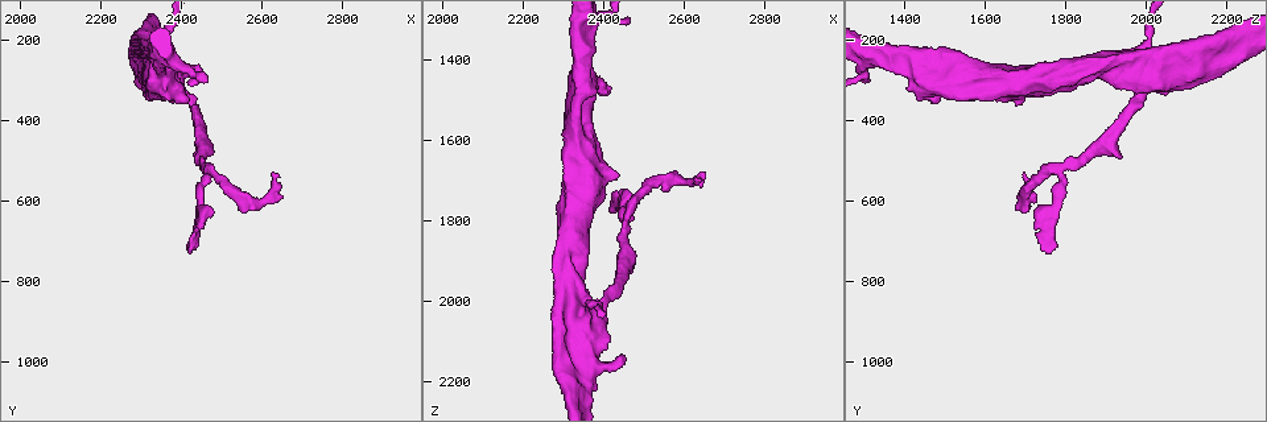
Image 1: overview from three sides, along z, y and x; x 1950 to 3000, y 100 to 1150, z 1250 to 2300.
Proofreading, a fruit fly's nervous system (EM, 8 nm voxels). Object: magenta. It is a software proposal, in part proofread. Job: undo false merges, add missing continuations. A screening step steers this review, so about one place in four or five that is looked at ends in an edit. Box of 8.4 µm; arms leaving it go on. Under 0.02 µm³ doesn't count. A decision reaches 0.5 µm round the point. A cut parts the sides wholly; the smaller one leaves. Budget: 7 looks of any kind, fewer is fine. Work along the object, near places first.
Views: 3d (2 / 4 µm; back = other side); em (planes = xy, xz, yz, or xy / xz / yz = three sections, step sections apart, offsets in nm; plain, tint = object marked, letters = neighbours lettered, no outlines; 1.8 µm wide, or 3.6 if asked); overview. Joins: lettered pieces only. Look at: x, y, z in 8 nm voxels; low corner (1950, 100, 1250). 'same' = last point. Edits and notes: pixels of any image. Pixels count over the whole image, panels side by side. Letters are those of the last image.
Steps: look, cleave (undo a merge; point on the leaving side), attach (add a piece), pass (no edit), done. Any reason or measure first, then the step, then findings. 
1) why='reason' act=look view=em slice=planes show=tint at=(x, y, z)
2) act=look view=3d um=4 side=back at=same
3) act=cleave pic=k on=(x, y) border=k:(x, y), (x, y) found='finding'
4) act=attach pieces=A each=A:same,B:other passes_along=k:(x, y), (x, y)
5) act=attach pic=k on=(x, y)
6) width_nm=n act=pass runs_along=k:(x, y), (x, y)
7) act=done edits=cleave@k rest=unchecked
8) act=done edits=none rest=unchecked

why='branch stops here' act=look view=em slice=planes show=tint at=(2625, 535, 1705)

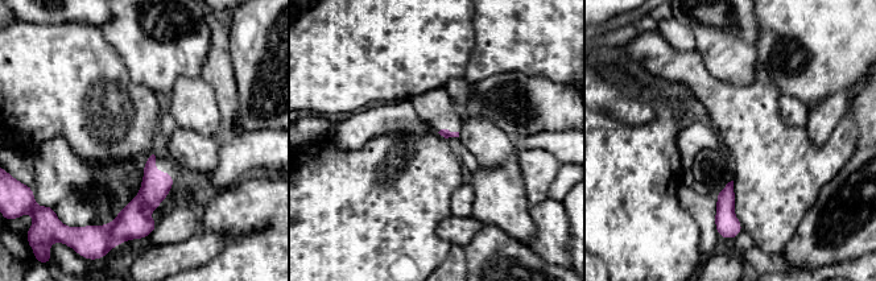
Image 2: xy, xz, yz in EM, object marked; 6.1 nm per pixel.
act=look view=em slice=planes show=letters at=same

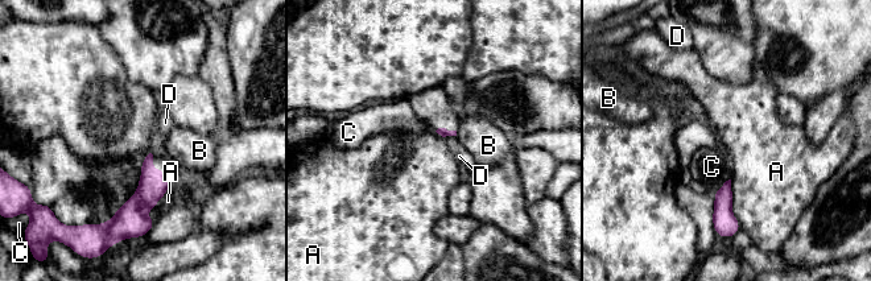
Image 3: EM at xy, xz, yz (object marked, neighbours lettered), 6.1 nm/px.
act=pass each=A:other,B:other,C:other,D:other border=3:(730, 180), (731, 213), (742, 228) found='none of them fits'

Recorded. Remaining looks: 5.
why='an open end' act=look view=em slice=yz step=4 show=tint at=(2420, 355, 1670)

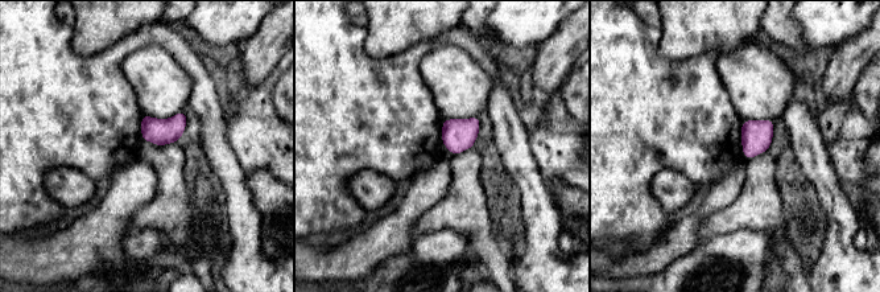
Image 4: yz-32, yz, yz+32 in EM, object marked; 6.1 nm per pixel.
why='another direction' act=look view=em slice=planes show=letters at=same

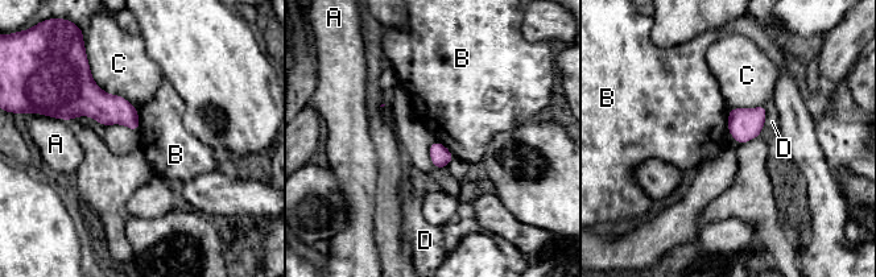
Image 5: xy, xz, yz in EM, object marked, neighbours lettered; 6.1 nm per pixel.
longest_contact=C:420nm act=pass each=A:other,B:other,C:other,D:other border=5:(730, 108), (727, 119), (728, 133) found='none of them fits'

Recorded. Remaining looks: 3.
why='looks like a crossing' act=look view=em um=3.6 slice=planes show=tint at=(2340, 255, 2005)

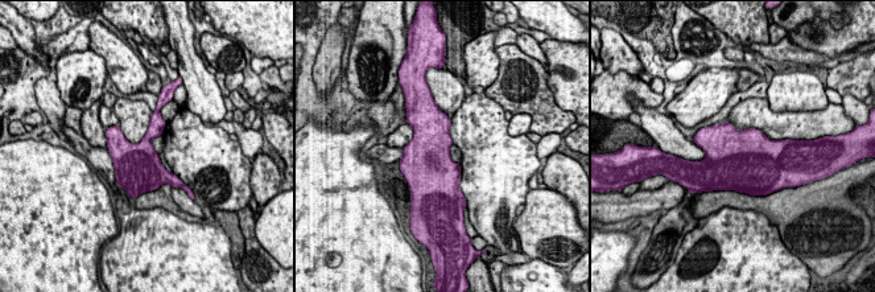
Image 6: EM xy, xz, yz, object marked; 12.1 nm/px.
act=look view=em um=3.6 slice=planes show=letters at=same

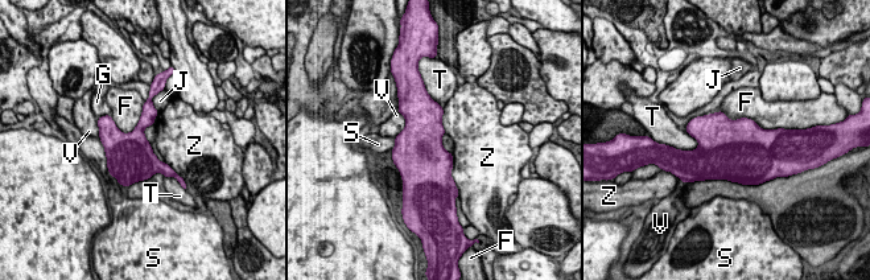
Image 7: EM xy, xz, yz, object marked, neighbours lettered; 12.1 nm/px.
act=pass each=F:other,G:other,J:other,S:other,T:other,V:other,Z:other border=7:(717, 111), (775, 130) found='one cell here'

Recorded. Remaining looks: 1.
act=done edits=none rest=unchecked

